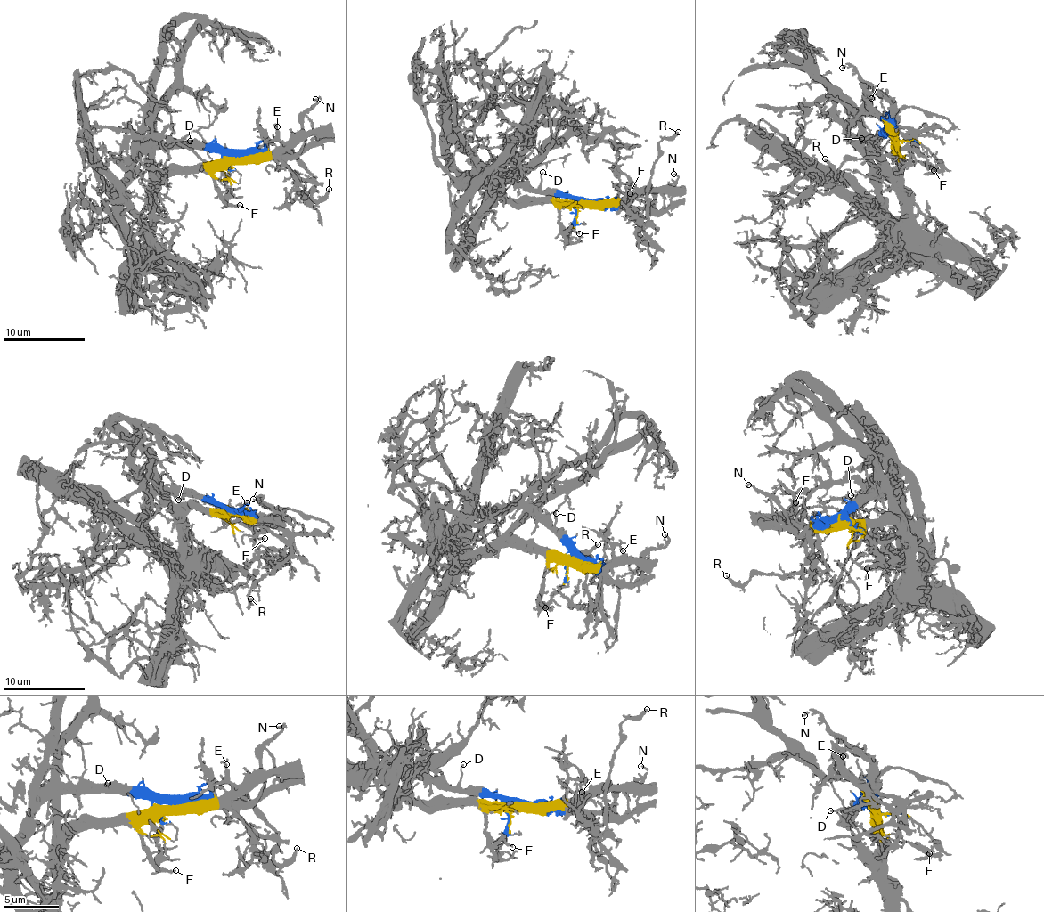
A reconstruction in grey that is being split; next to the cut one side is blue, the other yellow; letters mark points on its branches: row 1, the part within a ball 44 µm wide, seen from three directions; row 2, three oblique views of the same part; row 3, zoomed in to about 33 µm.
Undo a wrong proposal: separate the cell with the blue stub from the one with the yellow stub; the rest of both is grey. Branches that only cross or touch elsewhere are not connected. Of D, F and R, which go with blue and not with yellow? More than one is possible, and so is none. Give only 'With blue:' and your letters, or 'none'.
With blue: D

